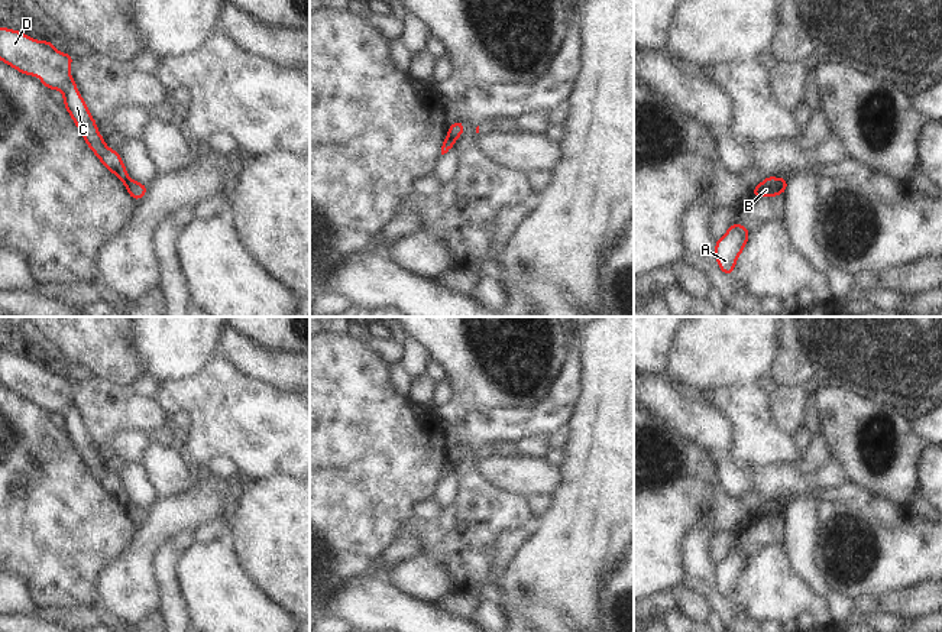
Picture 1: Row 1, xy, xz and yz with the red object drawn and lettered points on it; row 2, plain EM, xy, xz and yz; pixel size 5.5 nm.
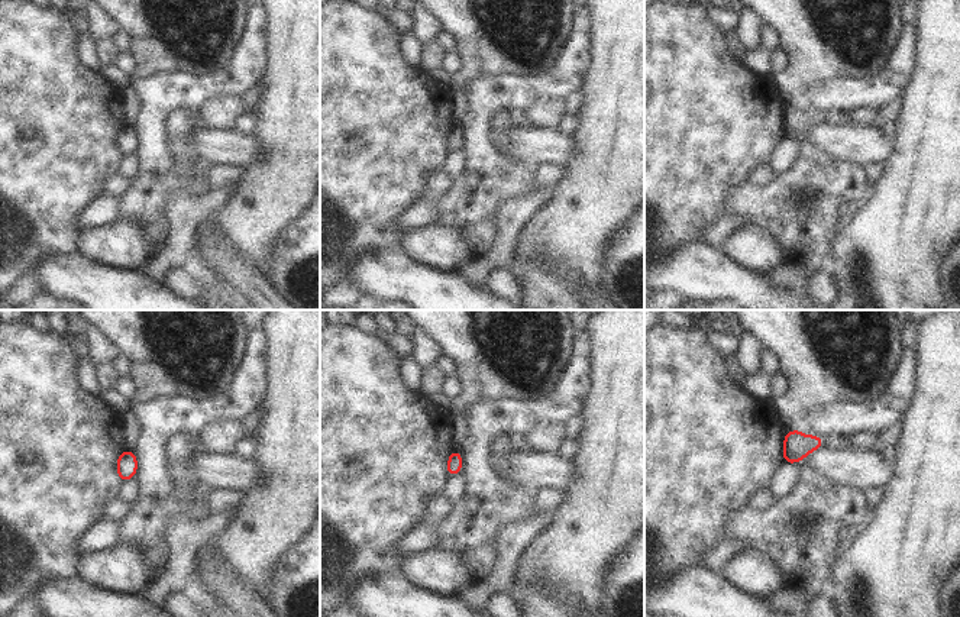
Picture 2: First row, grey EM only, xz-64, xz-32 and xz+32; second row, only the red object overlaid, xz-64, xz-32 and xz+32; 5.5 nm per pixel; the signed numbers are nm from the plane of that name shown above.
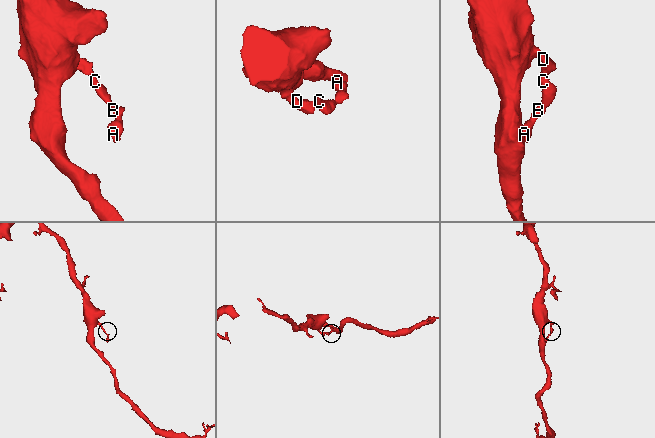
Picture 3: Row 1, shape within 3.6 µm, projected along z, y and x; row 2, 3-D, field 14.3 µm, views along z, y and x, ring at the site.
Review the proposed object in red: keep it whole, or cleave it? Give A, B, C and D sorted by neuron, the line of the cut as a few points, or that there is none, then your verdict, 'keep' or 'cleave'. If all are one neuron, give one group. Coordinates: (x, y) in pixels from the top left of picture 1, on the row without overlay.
A B / C D; cut in xz along (447, 459), (453, 464); cleave

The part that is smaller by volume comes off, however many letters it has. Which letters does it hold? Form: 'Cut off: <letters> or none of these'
Cut off: A, B

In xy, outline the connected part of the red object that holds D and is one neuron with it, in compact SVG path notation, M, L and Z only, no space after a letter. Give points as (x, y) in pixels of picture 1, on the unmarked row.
M0 350L0 385L25 399L39 399L41 408L49 414L61 414L64 430L85 467L97 479L98 484L126 508L130 502L119 476L106 470L104 461L97 456L98 447L91 441L69 398L72 377L61 377L55 372L49 364L35 364L26 360L25 356Z

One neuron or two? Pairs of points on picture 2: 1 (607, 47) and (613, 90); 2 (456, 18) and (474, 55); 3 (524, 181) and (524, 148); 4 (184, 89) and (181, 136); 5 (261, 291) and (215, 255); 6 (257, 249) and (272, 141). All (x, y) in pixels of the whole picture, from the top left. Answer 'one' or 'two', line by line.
1: one
2: one
3: two
4: two
5: one
6: one

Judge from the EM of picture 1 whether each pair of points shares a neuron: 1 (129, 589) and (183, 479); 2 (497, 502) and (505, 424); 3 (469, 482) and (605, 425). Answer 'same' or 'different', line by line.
1: different
2: same
3: different

